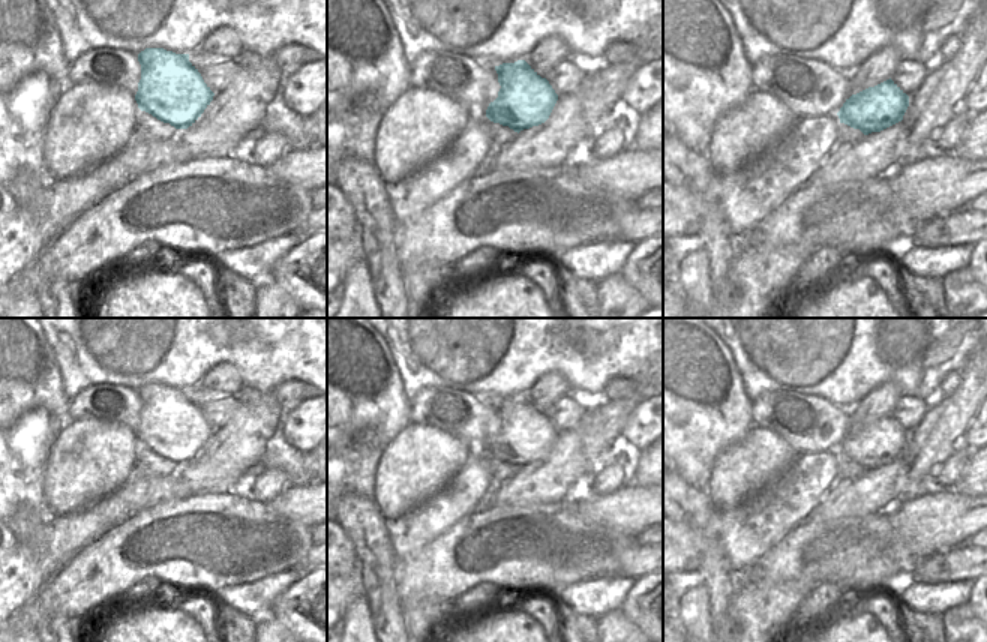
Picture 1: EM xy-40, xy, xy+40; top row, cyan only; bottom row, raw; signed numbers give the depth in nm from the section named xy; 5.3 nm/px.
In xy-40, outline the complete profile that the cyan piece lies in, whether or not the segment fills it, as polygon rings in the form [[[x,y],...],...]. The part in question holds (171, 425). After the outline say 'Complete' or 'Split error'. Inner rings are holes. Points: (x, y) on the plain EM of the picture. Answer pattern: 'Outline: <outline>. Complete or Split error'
Outline: [[[146,384],[138,390],[141,416],[135,436],[146,447],[176,465],[188,465],[213,436],[189,390]]]. Complete

